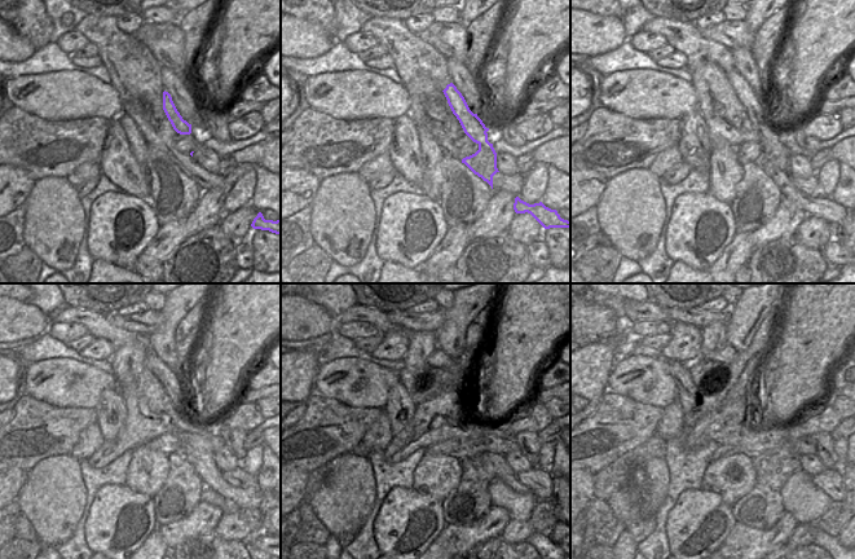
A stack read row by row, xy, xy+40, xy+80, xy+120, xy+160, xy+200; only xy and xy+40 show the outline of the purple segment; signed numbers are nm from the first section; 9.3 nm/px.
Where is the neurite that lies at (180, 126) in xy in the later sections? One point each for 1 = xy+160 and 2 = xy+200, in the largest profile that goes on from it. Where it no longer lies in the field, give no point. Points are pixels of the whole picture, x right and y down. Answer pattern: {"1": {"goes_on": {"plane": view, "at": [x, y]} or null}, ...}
{"1": {"goes_on": {"plane": "xy+160", "at": [505, 474]}}, "2": {"goes_on": {"plane": "xy+200", "at": [726, 353]}}}

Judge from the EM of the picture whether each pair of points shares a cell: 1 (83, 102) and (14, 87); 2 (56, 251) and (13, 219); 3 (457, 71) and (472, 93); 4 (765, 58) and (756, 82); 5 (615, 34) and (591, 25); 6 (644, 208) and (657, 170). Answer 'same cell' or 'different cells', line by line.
1: same cell
2: different cells
3: same cell
4: different cells
5: same cell
6: different cells

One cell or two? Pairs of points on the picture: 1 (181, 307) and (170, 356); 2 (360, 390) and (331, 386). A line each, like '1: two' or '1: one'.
1: one
2: one

